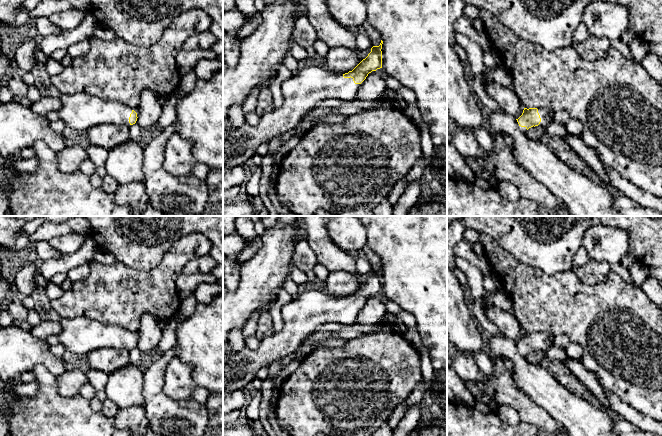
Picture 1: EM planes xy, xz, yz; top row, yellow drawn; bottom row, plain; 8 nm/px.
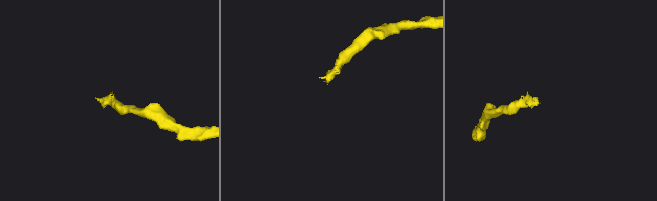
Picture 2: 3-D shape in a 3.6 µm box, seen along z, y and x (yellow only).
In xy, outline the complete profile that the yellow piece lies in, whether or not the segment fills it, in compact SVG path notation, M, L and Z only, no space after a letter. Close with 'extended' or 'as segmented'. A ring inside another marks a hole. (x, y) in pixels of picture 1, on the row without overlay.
M85 317L63 318L60 324L58 337L67 354L82 356L103 347L131 350L139 340L138 332Z; extended

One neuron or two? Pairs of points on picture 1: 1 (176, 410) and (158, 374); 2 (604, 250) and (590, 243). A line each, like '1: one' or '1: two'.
1: one
2: one

